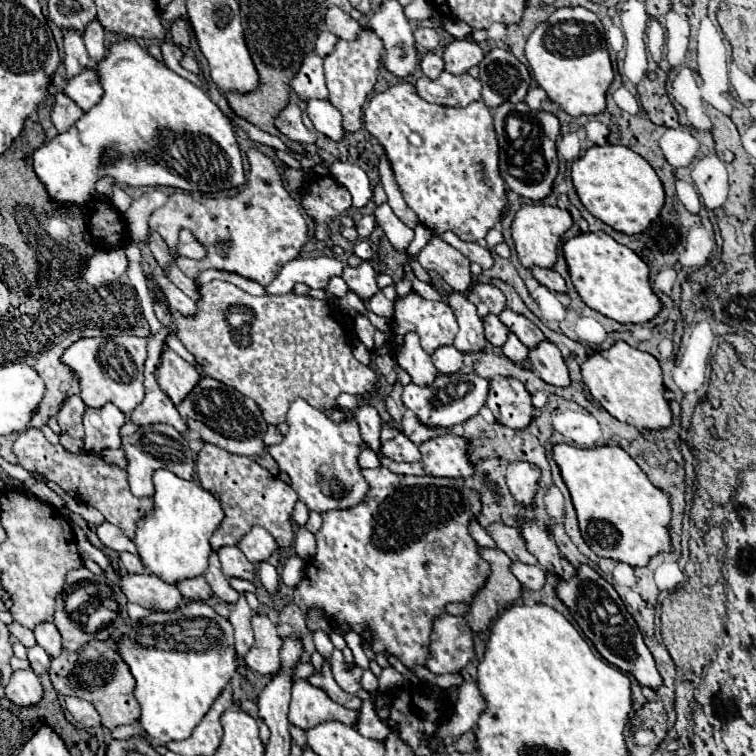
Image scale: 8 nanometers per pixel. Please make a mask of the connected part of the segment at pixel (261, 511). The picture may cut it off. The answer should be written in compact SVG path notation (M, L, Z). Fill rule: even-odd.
M204 444L204 448L198 454L196 468L198 468L198 478L202 488L214 492L220 498L226 514L220 528L210 538L210 544L214 550L220 546L236 546L238 540L254 526L266 528L274 536L274 540L278 540L280 548L288 548L292 544L294 526L290 522L290 514L298 500L298 494L286 482L282 482L280 478L274 478L258 462L246 456L230 454L212 444Z

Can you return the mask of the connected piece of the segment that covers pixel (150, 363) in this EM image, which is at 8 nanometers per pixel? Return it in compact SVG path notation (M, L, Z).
M154 336L148 344L148 358L146 366L144 366L144 388L146 388L146 398L144 402L134 408L134 412L128 414L128 420L136 426L146 426L146 424L154 424L154 422L166 422L172 424L178 432L186 432L186 424L180 418L176 406L172 404L172 400L160 390L156 378L154 378L154 368L158 364L156 356L160 356L162 350L162 340L158 340L158 336Z

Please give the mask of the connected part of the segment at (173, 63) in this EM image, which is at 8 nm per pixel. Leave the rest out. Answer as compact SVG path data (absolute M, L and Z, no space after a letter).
M164 40L164 42L160 42L160 50L162 50L164 64L166 64L170 70L176 70L176 74L180 74L182 78L188 78L190 82L194 82L196 86L200 86L200 88L202 88L202 80L200 80L200 76L196 76L196 74L192 74L192 72L188 72L188 70L184 70L184 68L182 68L180 60L182 60L184 52L180 50L180 46L176 46L174 42Z

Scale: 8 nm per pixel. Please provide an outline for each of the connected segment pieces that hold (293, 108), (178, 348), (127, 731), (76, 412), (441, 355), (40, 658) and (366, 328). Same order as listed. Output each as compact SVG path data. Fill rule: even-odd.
M296 102L286 104L286 108L274 118L274 124L284 136L288 136L294 142L300 142L300 144L314 144L316 142L316 134L310 132L302 124L302 112Z
M168 336L168 338L166 338L166 346L168 346L170 350L174 350L178 356L182 356L186 362L196 364L196 362L194 362L194 356L192 356L184 346L182 346L182 342L180 342L176 336Z
M118 726L112 730L112 738L116 740L128 740L130 736L146 736L146 732L142 732L138 726Z
M68 396L62 400L56 420L64 432L68 432L72 438L82 438L84 428L82 428L82 414L86 410L86 404L82 402L80 396Z
M442 346L432 354L432 362L442 374L454 374L462 368L462 352L454 346Z
M32 646L28 648L28 662L36 674L42 674L50 666L50 656L40 646Z
M354 314L354 316L352 316L352 322L354 322L354 332L356 332L356 336L366 344L368 350L374 350L374 332L376 332L376 328L374 328L372 322L368 320L368 316Z

